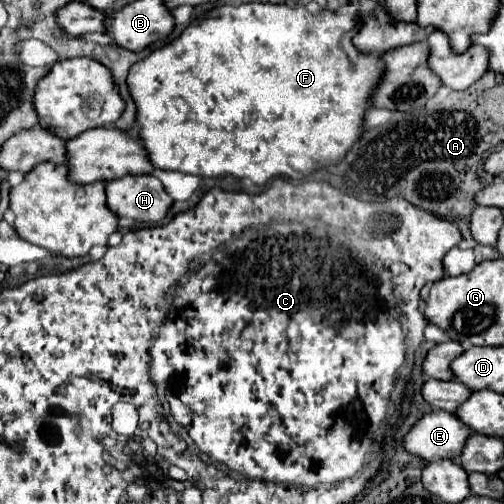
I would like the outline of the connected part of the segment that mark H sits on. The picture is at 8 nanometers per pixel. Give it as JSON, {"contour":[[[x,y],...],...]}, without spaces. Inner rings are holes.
{"contour":[[[127,175],[109,181],[105,191],[107,205],[117,217],[127,217],[139,223],[161,221],[173,205],[173,199],[165,193],[163,183],[155,175]]]}

